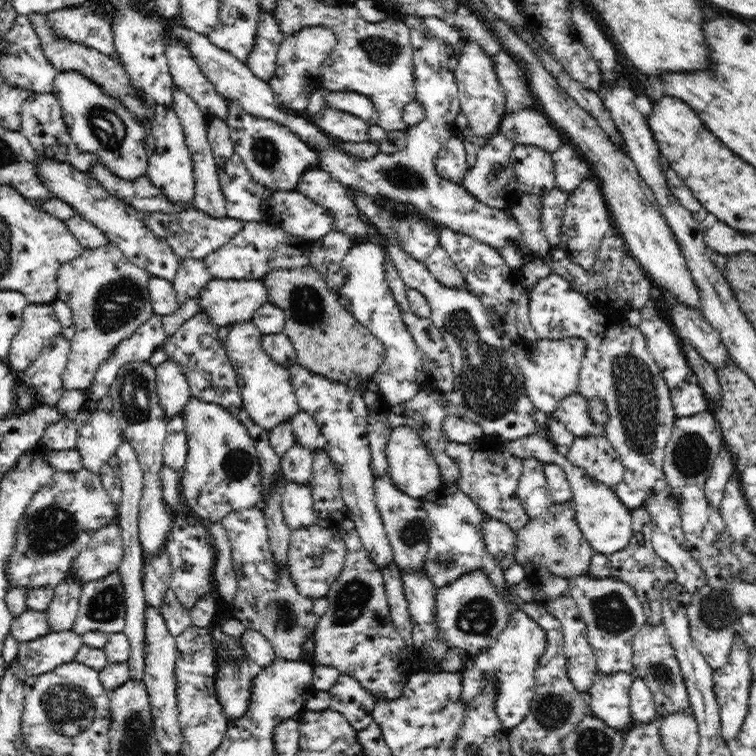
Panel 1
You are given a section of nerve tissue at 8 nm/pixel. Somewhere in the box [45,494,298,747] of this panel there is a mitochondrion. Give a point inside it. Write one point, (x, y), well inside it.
(105, 607)

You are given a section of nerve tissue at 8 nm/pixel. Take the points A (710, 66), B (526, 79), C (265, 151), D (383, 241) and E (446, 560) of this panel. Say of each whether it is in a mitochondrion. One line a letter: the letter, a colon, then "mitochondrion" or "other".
A: other
B: other
C: mitochondrion
D: other
E: mitochondrion

